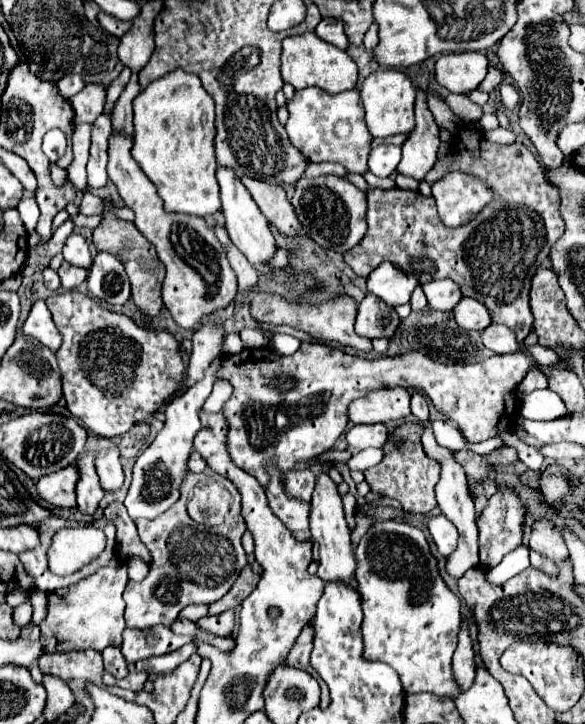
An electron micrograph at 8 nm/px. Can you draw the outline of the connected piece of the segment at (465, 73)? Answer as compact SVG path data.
M481 51L441 55L435 63L435 79L451 93L467 95L479 87L487 75L487 55Z

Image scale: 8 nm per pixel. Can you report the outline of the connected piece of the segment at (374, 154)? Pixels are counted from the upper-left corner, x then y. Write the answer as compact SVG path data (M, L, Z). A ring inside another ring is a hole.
M379 145L369 155L369 171L377 177L389 177L401 161L401 149L395 145Z

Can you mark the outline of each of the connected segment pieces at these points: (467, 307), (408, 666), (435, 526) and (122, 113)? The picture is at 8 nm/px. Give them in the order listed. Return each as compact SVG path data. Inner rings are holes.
M463 297L457 307L453 309L457 325L461 325L463 329L475 329L475 331L483 331L491 325L491 315L487 311L485 305L481 305L479 301L471 299L471 297Z
M377 521L361 537L357 549L357 593L361 595L363 607L363 655L365 661L385 661L393 667L401 679L403 691L407 695L433 693L441 699L457 699L461 693L453 669L451 657L457 647L457 631L461 623L459 597L447 587L439 575L437 559L429 549L425 533L405 521Z
M445 515L431 517L427 527L429 527L429 533L441 555L447 557L449 553L453 553L453 549L457 549L457 539L459 539L457 527Z
M131 75L131 81L127 83L125 91L121 93L115 109L113 109L113 131L115 133L125 133L131 135L133 133L133 109L131 109L131 101L135 99L135 95L139 93L139 83L137 83L137 75Z

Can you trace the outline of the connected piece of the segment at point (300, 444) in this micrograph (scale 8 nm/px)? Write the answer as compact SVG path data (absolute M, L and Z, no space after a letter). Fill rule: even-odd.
M301 343L297 353L289 357L277 355L269 347L243 349L237 355L223 357L223 365L217 373L219 379L227 379L233 385L233 395L223 407L229 421L227 445L233 443L231 459L265 487L269 483L269 461L273 461L283 475L289 473L297 461L311 461L319 453L329 451L347 427L347 409L351 401L371 391L397 385L407 389L415 387L425 393L437 411L457 425L467 441L479 443L507 429L509 417L511 431L519 425L515 389L531 363L535 363L533 357L523 351L495 355L485 363L457 367L441 365L415 351L367 361L363 357L345 355L325 343ZM281 377L291 379L293 387L281 389Z

